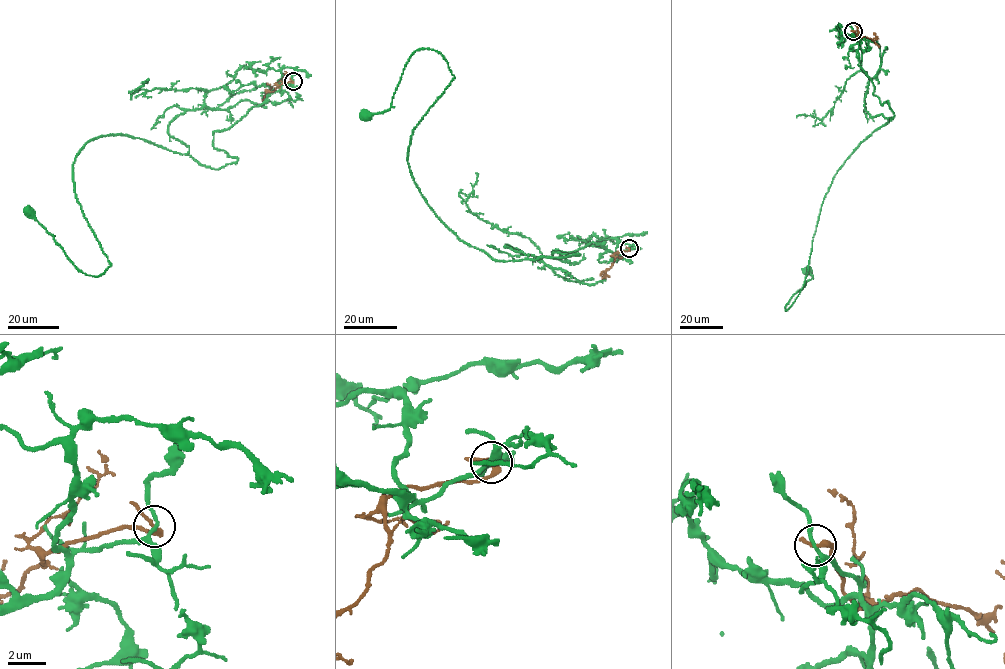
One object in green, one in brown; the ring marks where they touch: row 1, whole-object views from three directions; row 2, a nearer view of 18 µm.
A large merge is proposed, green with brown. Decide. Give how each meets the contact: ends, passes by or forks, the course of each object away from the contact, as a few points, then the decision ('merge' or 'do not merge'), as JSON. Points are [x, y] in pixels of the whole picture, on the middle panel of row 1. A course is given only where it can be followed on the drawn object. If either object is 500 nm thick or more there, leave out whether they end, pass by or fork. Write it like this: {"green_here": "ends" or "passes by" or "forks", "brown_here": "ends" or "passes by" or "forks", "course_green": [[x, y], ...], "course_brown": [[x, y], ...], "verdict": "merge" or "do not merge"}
{"green_here": "forks", "brown_here": "passes by", "course_green": [[629, 248], [494, 260], [445, 226], [407, 160], [455, 77], [435, 51], [415, 52], [391, 105], [366, 115]], "course_brown": [[629, 248], [615, 253], [614, 261], [605, 273], [608, 275], [602, 276]], "verdict": "do not merge"}

